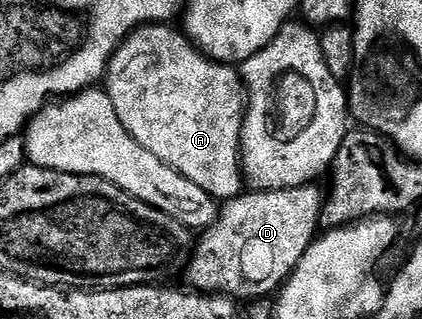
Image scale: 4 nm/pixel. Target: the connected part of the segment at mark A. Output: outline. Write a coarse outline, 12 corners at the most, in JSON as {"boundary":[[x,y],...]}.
{"boundary":[[182,29],[113,52],[117,120],[216,200],[245,190],[247,92]]}

